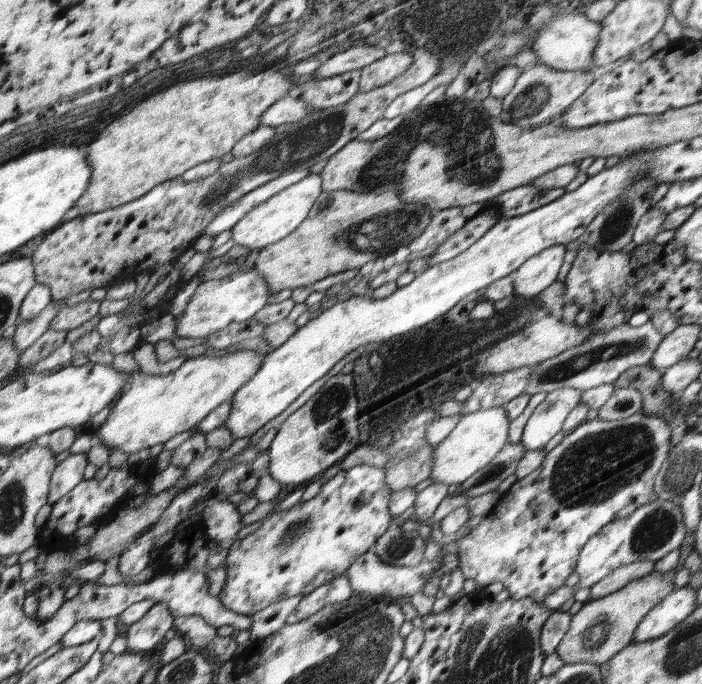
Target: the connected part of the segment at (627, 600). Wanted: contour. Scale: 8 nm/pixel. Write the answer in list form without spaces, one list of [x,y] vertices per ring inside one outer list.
[[[674,569],[663,572],[654,570],[604,598],[584,602],[580,610],[571,616],[568,631],[556,648],[558,656],[566,663],[582,664],[584,661],[594,661],[600,665],[618,656],[630,644],[636,644],[636,628],[639,628],[644,616],[652,608],[675,590],[675,576]]]

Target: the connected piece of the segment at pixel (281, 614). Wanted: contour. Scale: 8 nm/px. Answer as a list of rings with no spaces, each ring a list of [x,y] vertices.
[[[306,594],[284,598],[279,603],[271,604],[270,607],[266,607],[263,611],[252,615],[250,642],[255,643],[259,639],[276,634],[286,624],[286,619],[290,616],[290,613],[304,599],[304,595]]]

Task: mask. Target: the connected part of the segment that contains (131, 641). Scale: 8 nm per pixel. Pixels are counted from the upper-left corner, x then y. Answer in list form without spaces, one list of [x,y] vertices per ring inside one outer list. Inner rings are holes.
[[[166,602],[154,603],[141,619],[123,632],[127,637],[126,652],[142,653],[142,650],[154,648],[172,628],[172,620],[174,613],[168,610]]]

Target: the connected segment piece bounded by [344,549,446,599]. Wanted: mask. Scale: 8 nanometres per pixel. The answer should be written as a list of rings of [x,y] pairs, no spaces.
[[[441,549],[436,559],[430,561],[428,559],[422,559],[418,566],[392,566],[390,564],[384,564],[384,562],[378,559],[374,550],[370,552],[364,552],[364,555],[359,556],[358,559],[348,568],[348,571],[344,572],[344,575],[348,577],[352,590],[358,590],[358,592],[368,592],[370,596],[379,596],[386,594],[392,596],[393,599],[404,597],[409,595],[414,597],[416,594],[422,594],[426,582],[436,574],[436,571],[442,566],[442,558],[446,556],[446,550]]]

